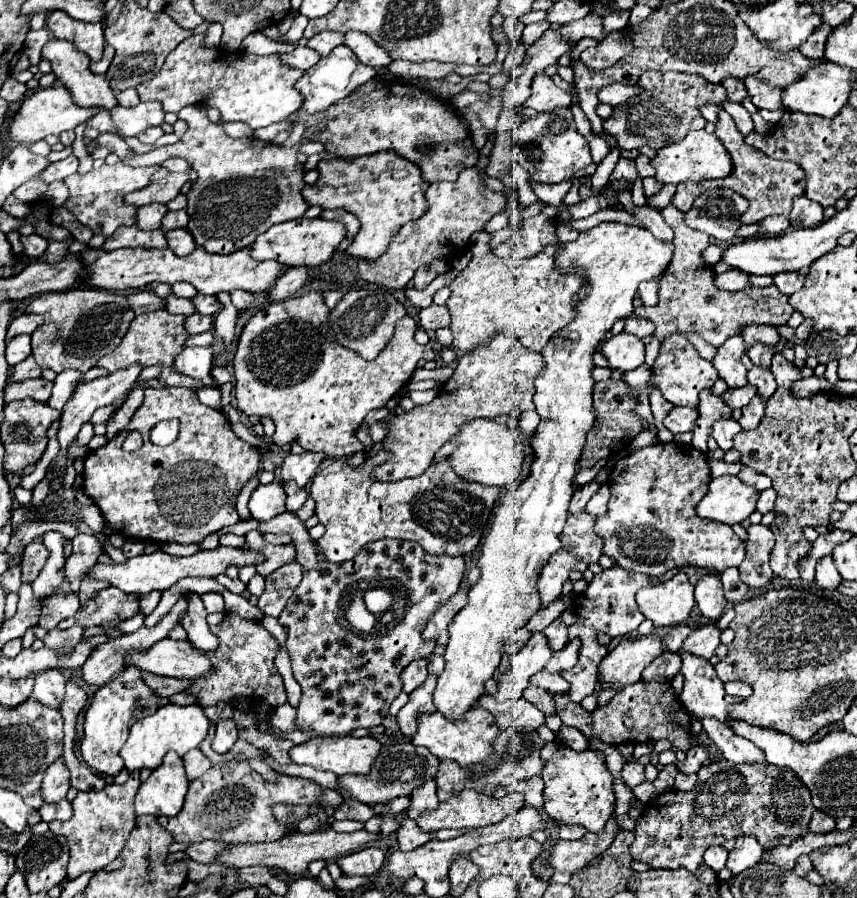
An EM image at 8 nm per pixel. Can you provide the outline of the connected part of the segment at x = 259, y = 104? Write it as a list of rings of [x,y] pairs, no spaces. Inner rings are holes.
[[[194,35],[194,37],[184,39],[166,57],[158,75],[154,75],[150,81],[138,85],[136,91],[140,95],[140,101],[160,101],[166,113],[168,111],[178,113],[186,105],[206,105],[206,107],[216,107],[224,121],[242,121],[242,123],[248,123],[252,129],[258,129],[258,127],[266,127],[270,123],[284,121],[302,105],[302,95],[294,89],[294,83],[300,77],[302,77],[302,71],[282,65],[278,55],[258,57],[258,55],[250,55],[244,51],[228,53],[224,49],[208,49],[208,47],[204,47],[204,35]]]

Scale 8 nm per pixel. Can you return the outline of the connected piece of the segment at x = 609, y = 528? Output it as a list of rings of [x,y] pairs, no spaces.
[[[656,443],[638,451],[620,453],[608,479],[612,495],[608,511],[604,517],[596,519],[596,533],[604,539],[604,553],[612,557],[616,565],[650,577],[662,577],[666,571],[686,565],[706,567],[714,573],[722,573],[728,567],[738,567],[746,555],[746,545],[738,539],[734,529],[718,521],[702,519],[696,513],[696,505],[706,495],[710,481],[712,477],[706,455],[692,445]]]

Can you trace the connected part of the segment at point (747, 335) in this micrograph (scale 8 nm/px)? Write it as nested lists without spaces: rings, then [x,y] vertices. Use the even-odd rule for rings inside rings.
[[[748,325],[746,329],[742,329],[742,337],[746,341],[746,351],[750,349],[750,345],[754,345],[754,341],[762,341],[766,345],[776,345],[780,341],[776,327],[768,325]]]

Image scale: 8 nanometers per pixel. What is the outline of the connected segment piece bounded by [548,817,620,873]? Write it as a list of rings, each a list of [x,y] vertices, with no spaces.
[[[612,817],[606,823],[604,831],[598,831],[598,833],[588,831],[578,841],[558,841],[550,853],[548,865],[562,873],[566,873],[566,871],[574,873],[574,871],[586,867],[594,857],[604,853],[610,847],[610,843],[614,841],[618,831],[620,829],[616,823],[616,817]]]

